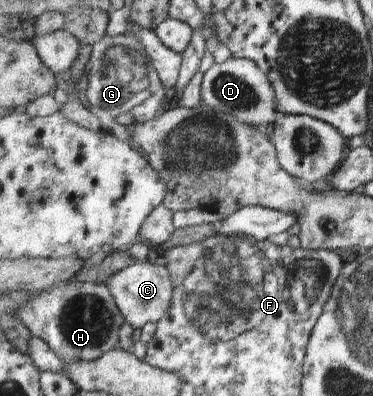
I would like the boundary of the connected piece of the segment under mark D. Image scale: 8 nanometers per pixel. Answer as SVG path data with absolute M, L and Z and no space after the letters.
M232 56L224 63L214 63L205 73L202 99L209 108L235 115L240 120L249 120L249 124L258 129L274 126L281 113L278 92L270 76L254 60L243 57Z

